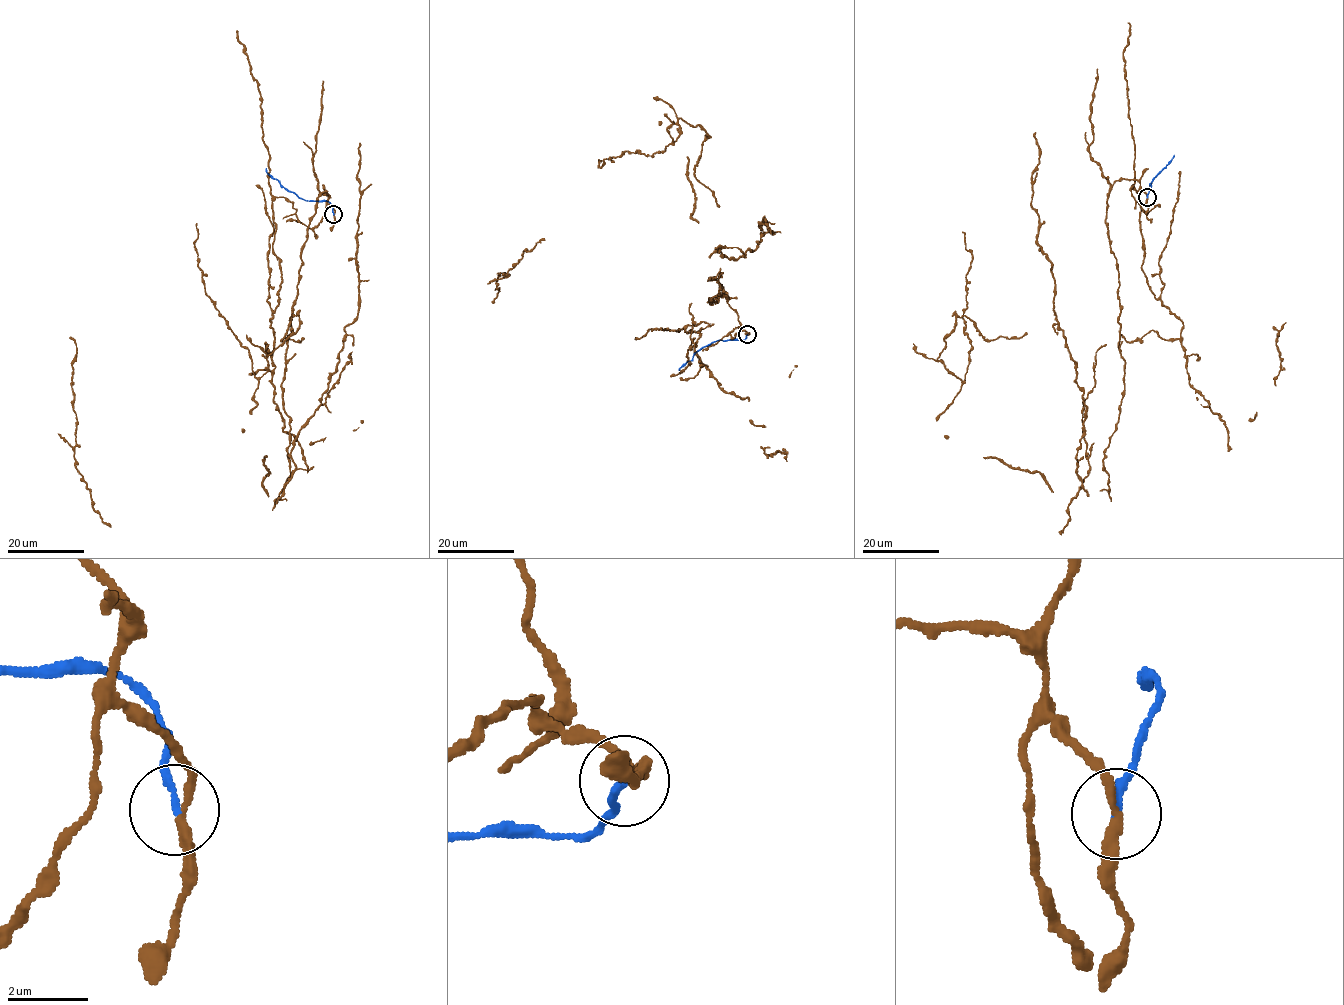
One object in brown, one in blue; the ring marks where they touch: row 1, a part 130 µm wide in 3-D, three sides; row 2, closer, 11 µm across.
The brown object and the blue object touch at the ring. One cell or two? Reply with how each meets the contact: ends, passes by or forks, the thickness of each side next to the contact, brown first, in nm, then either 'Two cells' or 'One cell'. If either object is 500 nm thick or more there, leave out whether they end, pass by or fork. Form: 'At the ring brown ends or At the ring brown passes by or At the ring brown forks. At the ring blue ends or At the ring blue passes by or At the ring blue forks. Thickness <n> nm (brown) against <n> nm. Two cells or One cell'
At the ring brown passes by. At the ring blue ends. Thickness 240 nm (brown) against 170 nm. Two cells

